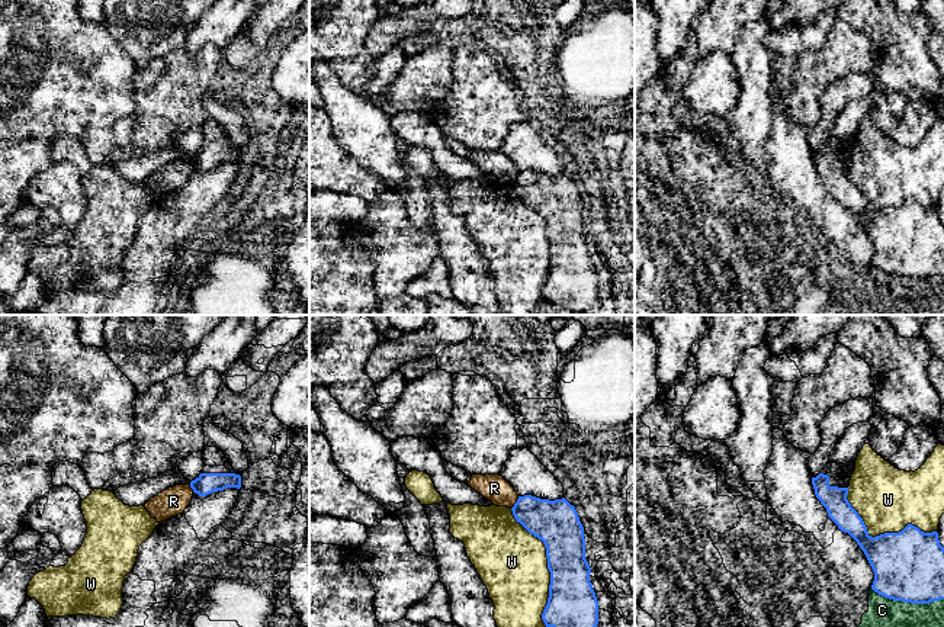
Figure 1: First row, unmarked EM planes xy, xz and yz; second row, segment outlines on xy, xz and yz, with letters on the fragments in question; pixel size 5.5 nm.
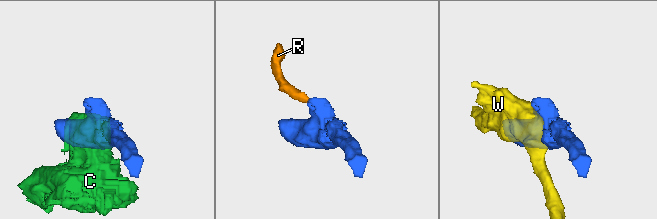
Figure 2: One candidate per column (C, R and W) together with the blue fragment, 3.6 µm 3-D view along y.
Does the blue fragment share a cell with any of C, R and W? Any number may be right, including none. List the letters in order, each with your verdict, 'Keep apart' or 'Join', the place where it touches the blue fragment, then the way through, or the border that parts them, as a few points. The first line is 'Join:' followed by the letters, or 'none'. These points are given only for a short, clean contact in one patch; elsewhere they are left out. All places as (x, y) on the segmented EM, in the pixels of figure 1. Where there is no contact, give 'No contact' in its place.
Join: none
C: Keep apart. Touches blue at yz (908, 601)
R: Keep apart. Touches blue at xz (516, 502). Boundary: xz (519, 497), (511, 508)
W: Keep apart. Touches blue at xz (548, 565)

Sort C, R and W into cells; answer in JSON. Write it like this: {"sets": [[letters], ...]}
{"sets": [["C"], ["R"], ["W"]]}

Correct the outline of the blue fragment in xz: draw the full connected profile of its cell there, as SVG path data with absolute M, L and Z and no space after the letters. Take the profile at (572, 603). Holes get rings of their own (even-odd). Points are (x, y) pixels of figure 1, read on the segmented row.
M518 496L511 508L517 522L546 547L550 572L549 598L542 620L546 627L597 627L598 601L590 582L584 527L565 498Z

